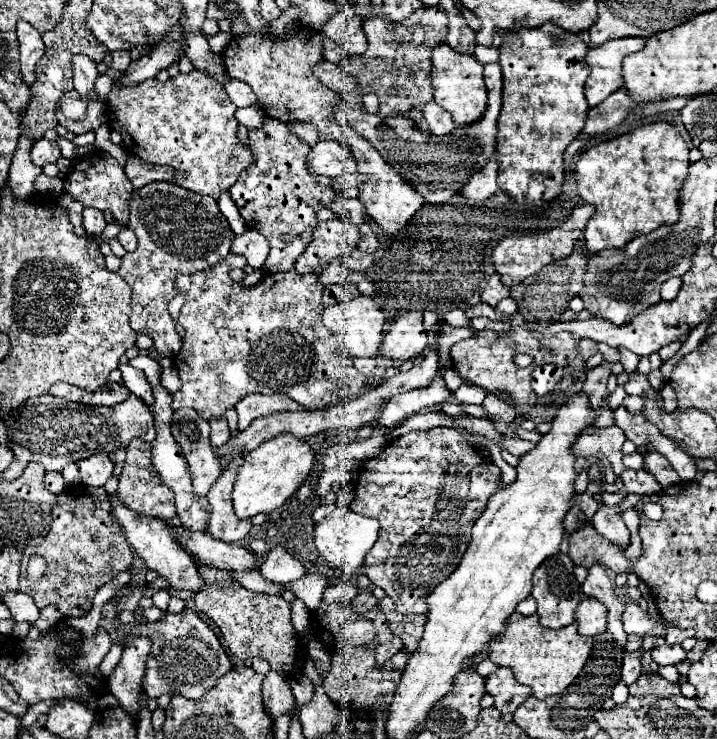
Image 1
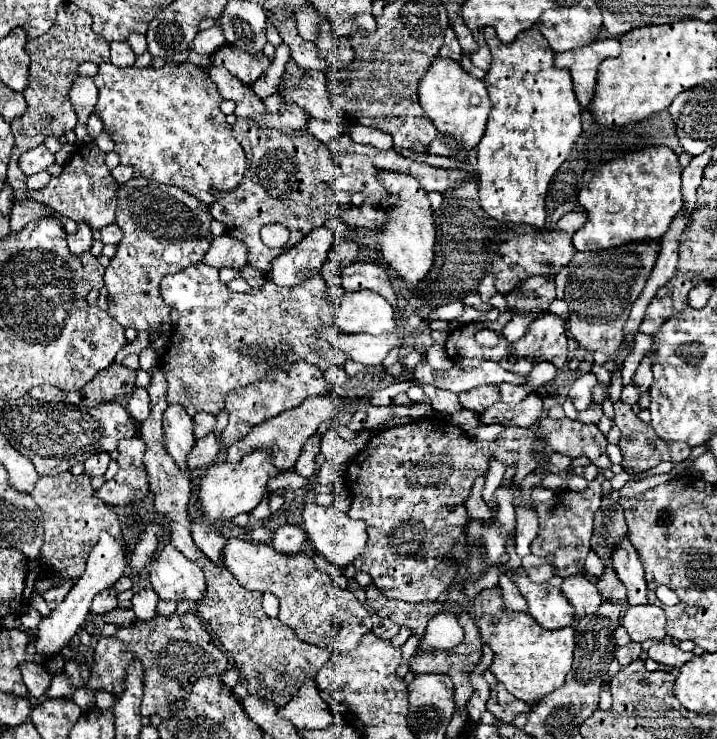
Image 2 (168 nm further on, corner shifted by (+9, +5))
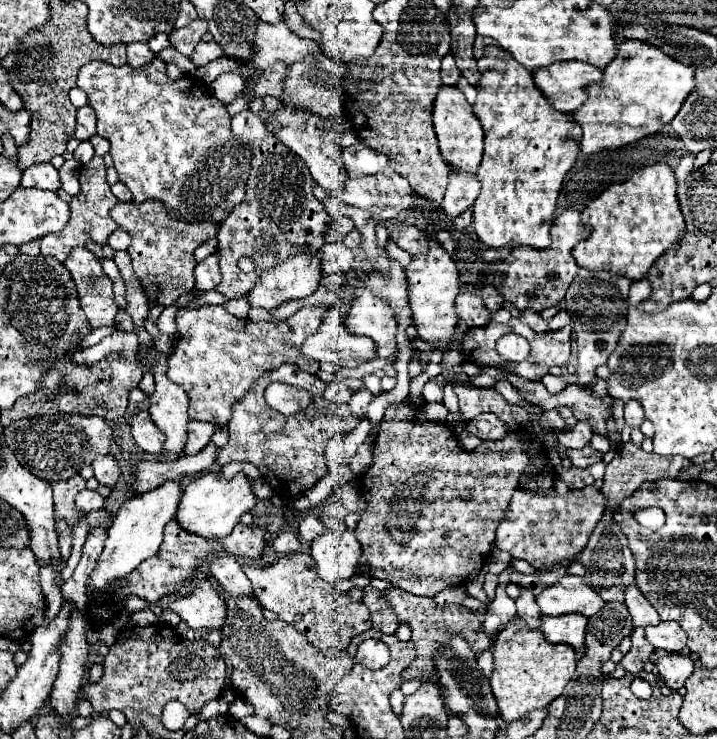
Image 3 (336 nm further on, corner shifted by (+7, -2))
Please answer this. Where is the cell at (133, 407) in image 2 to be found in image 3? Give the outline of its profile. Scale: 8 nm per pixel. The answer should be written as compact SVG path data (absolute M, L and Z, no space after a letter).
M141 411L141 413L133 415L131 429L133 429L133 437L135 437L137 445L143 451L153 453L153 455L165 453L165 435L161 435L157 425L153 423L149 411Z

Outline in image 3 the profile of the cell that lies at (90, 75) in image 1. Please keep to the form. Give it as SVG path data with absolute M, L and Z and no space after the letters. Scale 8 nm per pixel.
M89 105L81 107L77 111L77 129L75 129L75 137L79 141L87 141L97 133L97 123L95 123L95 115L93 109Z

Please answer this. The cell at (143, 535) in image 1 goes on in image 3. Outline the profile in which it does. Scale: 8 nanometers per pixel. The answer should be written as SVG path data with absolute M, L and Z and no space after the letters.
M201 581L191 595L171 601L169 609L173 609L193 631L221 629L227 617L225 599L209 581Z

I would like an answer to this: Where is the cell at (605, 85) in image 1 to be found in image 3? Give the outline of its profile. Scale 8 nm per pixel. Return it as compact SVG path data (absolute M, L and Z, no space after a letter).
M561 61L533 71L533 81L553 109L573 113L585 101L585 87L601 79L603 71L583 61Z

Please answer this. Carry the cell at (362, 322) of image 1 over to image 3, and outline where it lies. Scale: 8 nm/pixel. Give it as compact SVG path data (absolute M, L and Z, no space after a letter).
M361 291L361 295L353 301L347 317L347 329L371 337L377 345L377 355L383 359L397 353L395 313L385 301L373 297L371 291Z

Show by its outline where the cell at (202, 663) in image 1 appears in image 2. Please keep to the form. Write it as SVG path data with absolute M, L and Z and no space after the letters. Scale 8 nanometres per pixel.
M177 612L171 616L155 614L151 620L135 620L131 626L119 626L117 632L109 638L101 638L93 650L93 666L91 676L87 680L87 688L91 690L107 690L111 694L123 692L123 668L139 656L145 666L143 680L143 716L159 714L161 718L169 716L169 706L177 700L183 700L187 692L191 692L197 678L221 674L227 670L225 654L209 640L207 630L201 620L187 612L179 616Z

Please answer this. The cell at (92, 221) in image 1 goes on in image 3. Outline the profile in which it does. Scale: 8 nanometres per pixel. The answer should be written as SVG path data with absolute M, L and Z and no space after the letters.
M77 247L69 253L63 265L77 285L79 303L87 315L89 327L97 329L103 325L113 325L119 305L115 303L111 289L113 283L105 275L99 257L85 247Z

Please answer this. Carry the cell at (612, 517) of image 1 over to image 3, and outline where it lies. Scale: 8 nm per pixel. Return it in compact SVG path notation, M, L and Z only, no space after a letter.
M635 585L627 587L625 605L629 609L629 615L633 617L635 627L647 627L647 625L659 623L659 615L655 611L655 607L645 599L645 595Z

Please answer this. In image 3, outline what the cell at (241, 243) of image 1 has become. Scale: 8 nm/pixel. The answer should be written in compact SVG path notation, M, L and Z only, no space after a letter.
M217 253L209 255L205 261L201 261L195 267L195 289L197 291L211 291L211 289L215 289L219 279L221 279L221 271L219 271Z

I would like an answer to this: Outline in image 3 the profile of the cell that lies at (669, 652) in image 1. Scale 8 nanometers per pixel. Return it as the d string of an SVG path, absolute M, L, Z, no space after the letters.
M665 655L659 657L655 663L657 671L665 679L665 685L671 689L681 689L689 673L693 673L693 661L687 655Z

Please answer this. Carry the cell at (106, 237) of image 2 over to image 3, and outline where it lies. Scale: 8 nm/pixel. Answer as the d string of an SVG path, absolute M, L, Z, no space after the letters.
M117 227L111 233L111 237L109 237L109 247L113 247L113 249L127 249L129 245L131 245L131 235L125 229Z

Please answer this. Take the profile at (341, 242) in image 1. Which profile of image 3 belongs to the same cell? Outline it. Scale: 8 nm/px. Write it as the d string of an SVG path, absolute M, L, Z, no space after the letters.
M317 253L293 255L285 263L279 263L277 267L263 271L259 279L255 281L255 285L251 287L251 291L247 293L247 299L251 307L261 307L261 309L271 311L271 309L281 307L287 301L295 301L295 299L303 299L311 295L319 287L319 279L321 279L321 271L317 271Z

